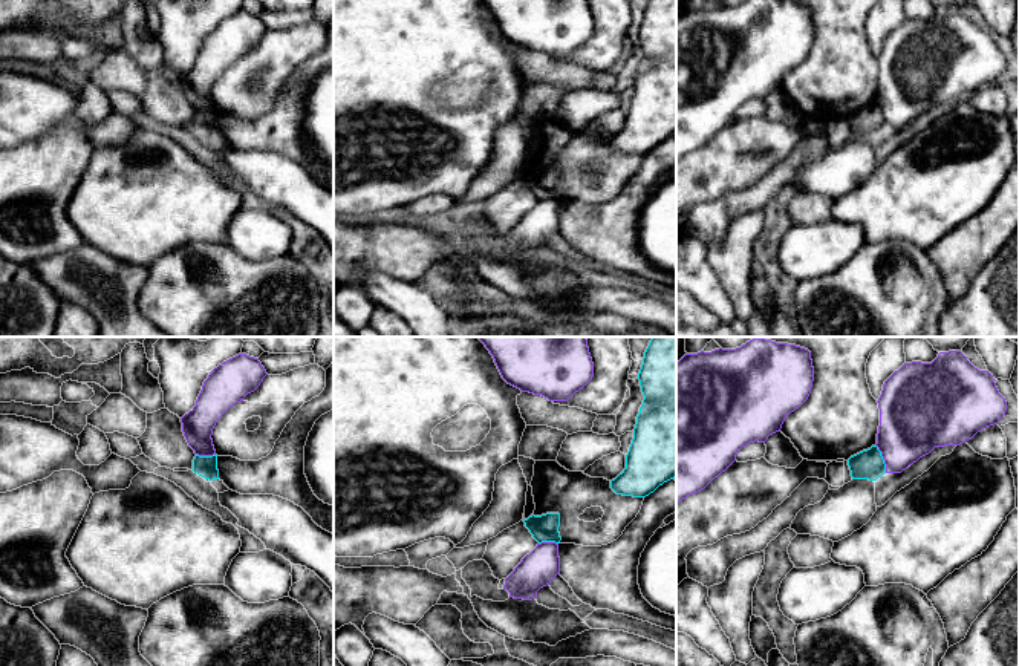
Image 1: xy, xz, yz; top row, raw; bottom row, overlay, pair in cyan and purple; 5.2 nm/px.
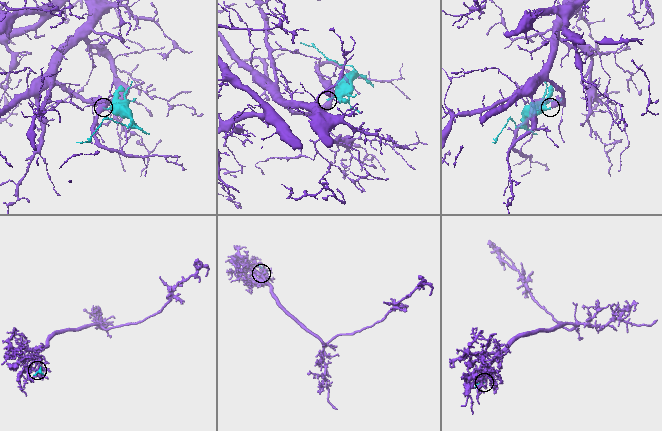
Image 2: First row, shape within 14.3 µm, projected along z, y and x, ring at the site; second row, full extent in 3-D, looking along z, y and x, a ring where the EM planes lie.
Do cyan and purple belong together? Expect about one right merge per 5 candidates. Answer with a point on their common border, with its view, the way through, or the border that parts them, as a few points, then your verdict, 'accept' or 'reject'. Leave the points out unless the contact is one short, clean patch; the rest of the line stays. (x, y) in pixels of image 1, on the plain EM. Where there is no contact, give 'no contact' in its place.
contact yz (882, 115); border yz (875, 101), (886, 129); reject

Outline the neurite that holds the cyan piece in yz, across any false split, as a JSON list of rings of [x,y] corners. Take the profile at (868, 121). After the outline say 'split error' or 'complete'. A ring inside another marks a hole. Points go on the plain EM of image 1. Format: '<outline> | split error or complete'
[[[877,103],[848,116],[852,136],[877,138],[886,130],[886,121]]] | complete

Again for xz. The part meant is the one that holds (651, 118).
[[[649,0],[638,31],[644,52],[626,126],[610,138],[617,152],[646,155],[676,133],[676,0]]] | complete

